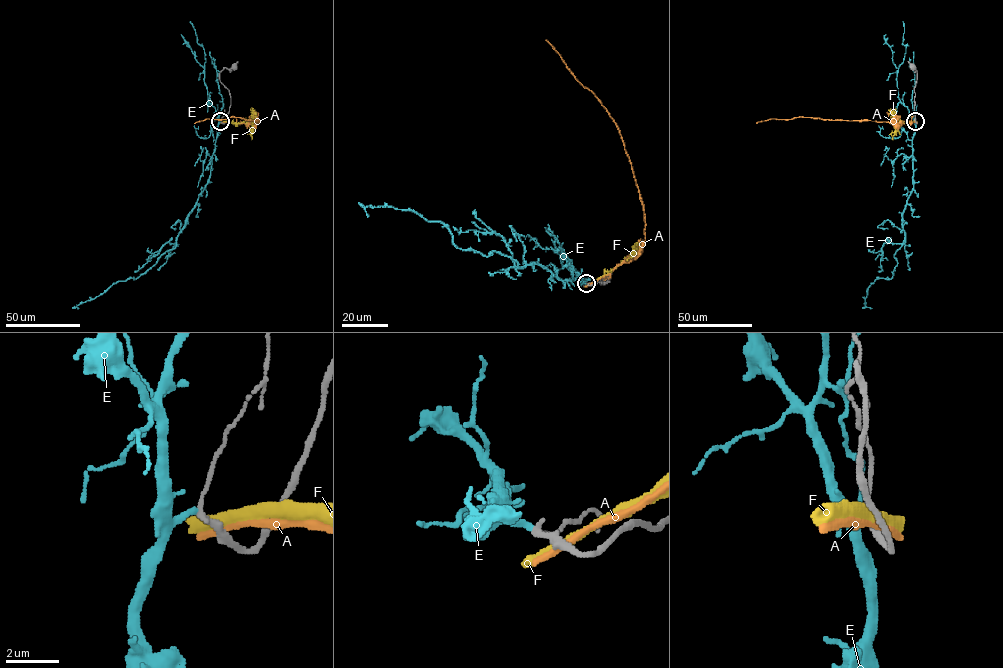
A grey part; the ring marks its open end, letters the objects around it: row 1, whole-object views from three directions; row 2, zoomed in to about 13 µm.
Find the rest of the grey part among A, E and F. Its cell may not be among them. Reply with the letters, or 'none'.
E

